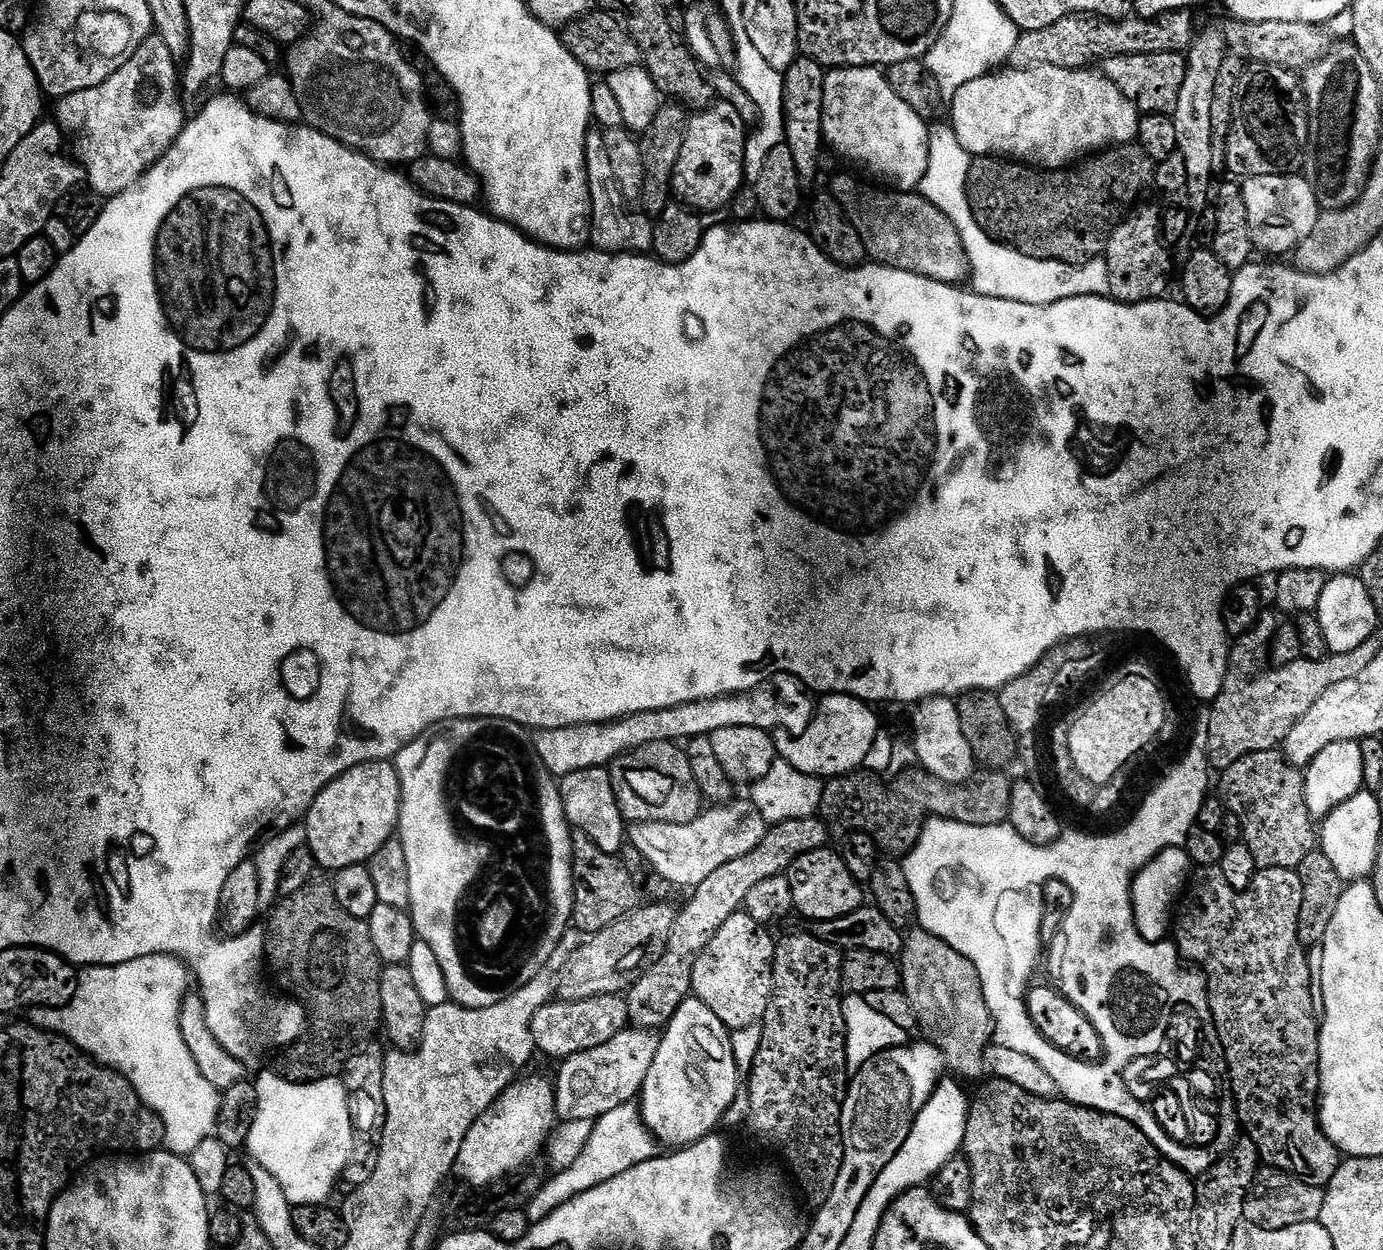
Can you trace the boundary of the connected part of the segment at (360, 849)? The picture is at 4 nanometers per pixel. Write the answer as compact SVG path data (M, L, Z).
M374 760L346 770L336 780L321 788L308 807L306 848L324 868L335 870L363 864L383 844L393 839L396 819L400 816L402 781L395 763Z

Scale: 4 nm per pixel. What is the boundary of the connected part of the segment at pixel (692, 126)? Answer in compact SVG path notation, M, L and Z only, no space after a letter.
M716 103L712 106L716 112L705 108L708 116L697 111L689 119L688 132L684 136L676 164L672 167L670 181L675 199L685 208L700 214L726 207L739 194L740 187L746 184L744 151L748 137L740 140L740 116L736 116L736 108L720 108Z

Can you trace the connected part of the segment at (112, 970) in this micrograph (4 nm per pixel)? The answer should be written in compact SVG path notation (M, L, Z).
M128 960L128 968L121 968L120 965L112 965L111 967L89 967L85 972L85 976L80 980L80 989L77 987L74 992L74 997L76 997L80 1003L81 1008L83 1008L86 1013L91 1013L92 1017L92 1033L90 1034L90 1038L82 1041L82 1048L85 1048L85 1050L89 1052L89 1054L87 1053L89 1057L97 1056L97 1058L92 1058L99 1061L101 1065L120 1073L125 1079L132 1076L132 1080L136 1080L136 1087L133 1091L140 1088L140 1092L144 1092L144 1096L139 1099L141 1105L149 1108L154 1114L158 1114L158 1117L162 1118L162 1126L165 1127L163 1147L176 1155L187 1158L191 1157L193 1150L204 1141L204 1132L208 1132L208 1128L213 1131L215 1130L215 1126L212 1124L212 1116L218 1119L220 1111L216 1108L217 1096L212 1096L212 1090L215 1086L213 1085L208 1088L210 1082L204 1084L206 1078L200 1080L202 1076L196 1076L197 1068L192 1068L192 1062L194 1060L188 1060L188 1053L190 1052L184 1052L186 1042L181 1042L181 1040L176 1037L176 1023L172 1020L172 1016L176 1016L176 1003L184 999L180 966L176 963L176 960L140 960L140 964L132 964Z

